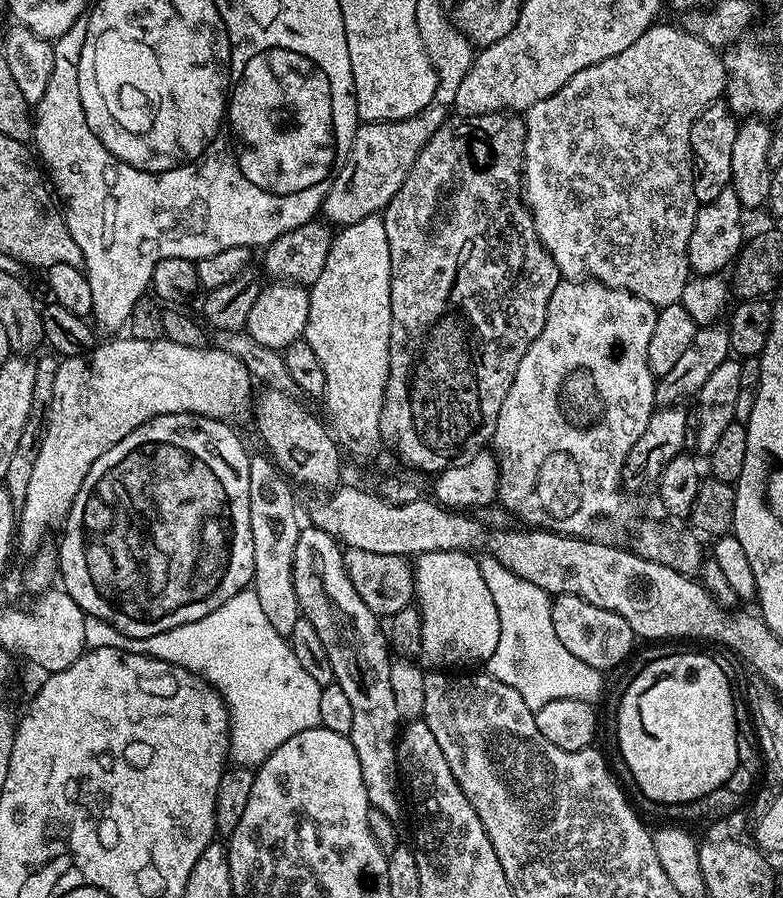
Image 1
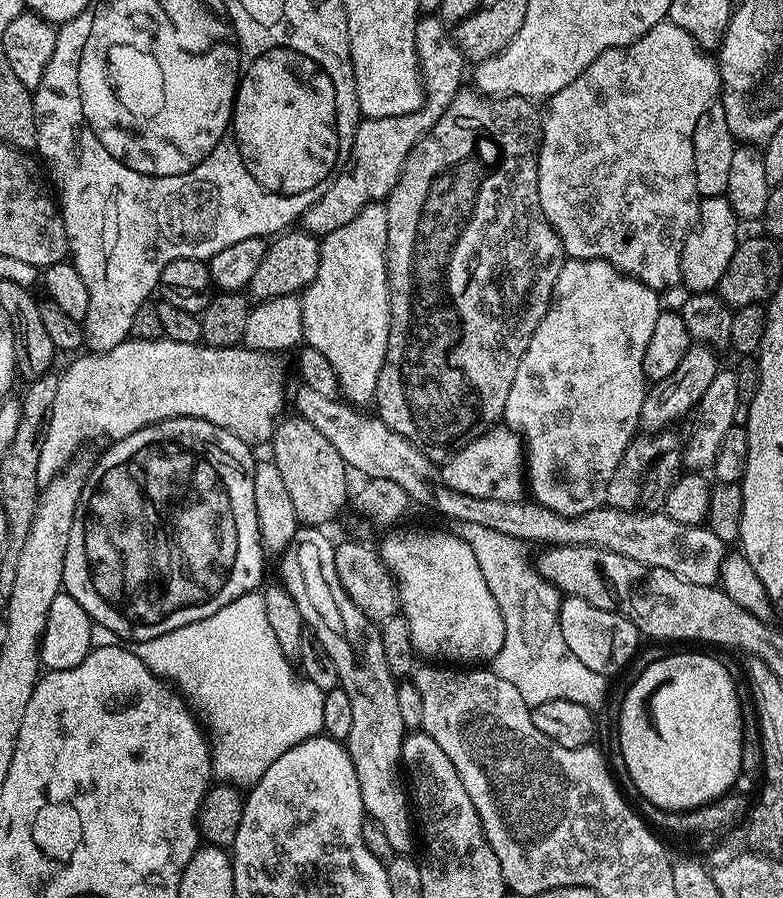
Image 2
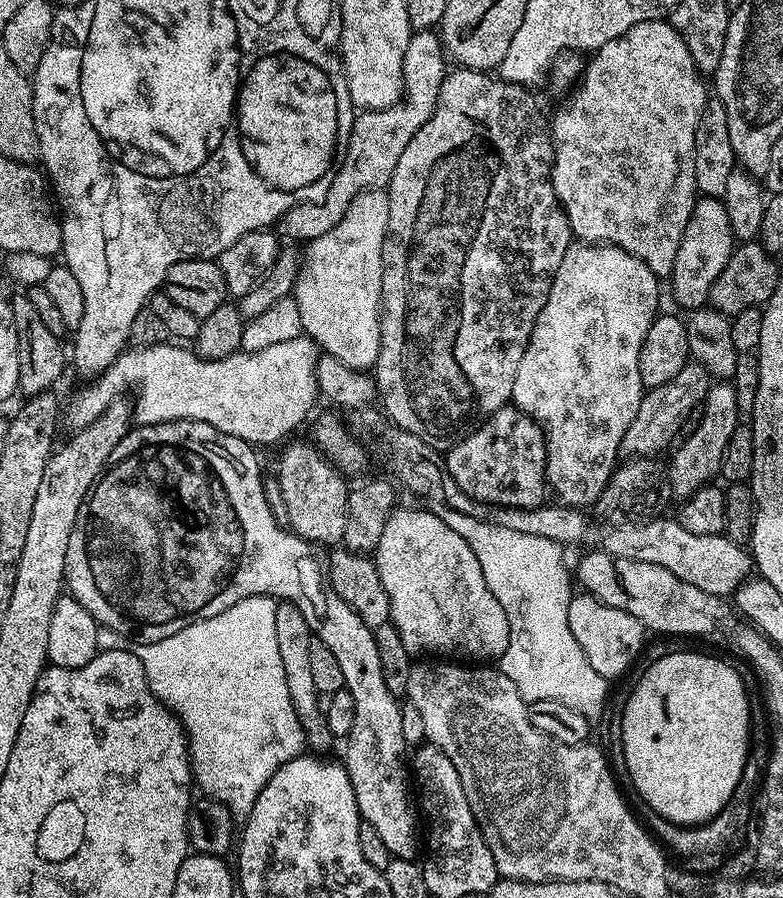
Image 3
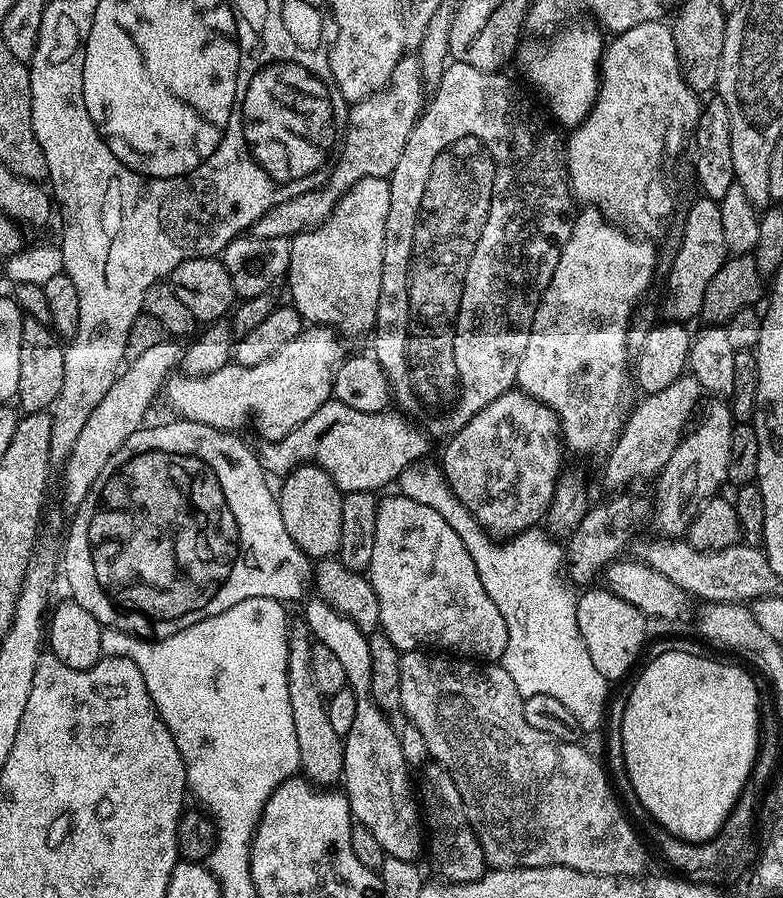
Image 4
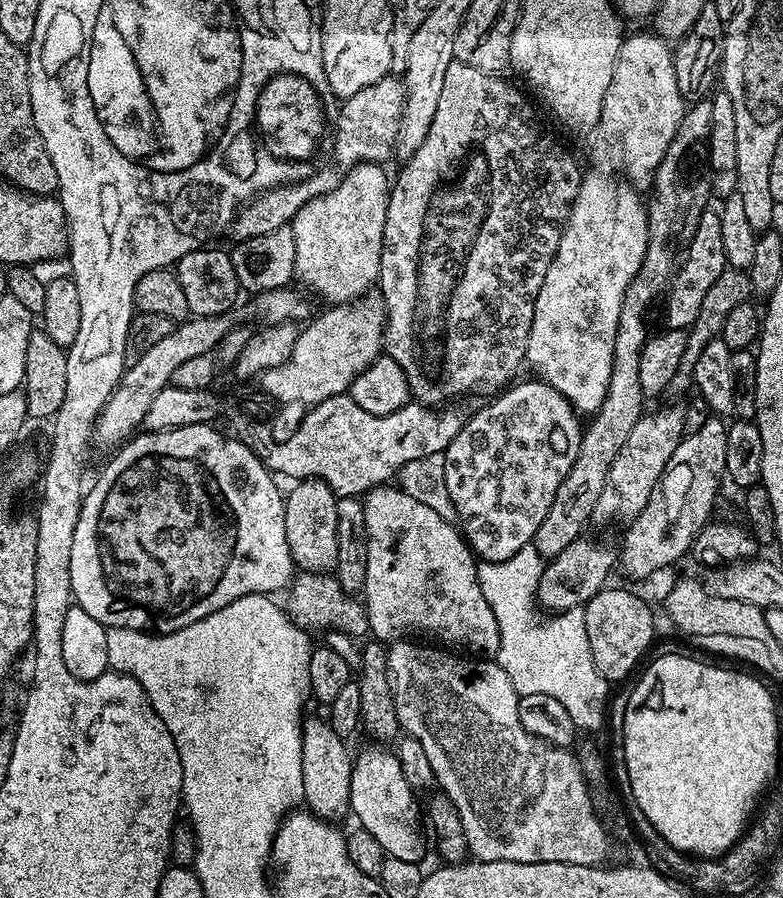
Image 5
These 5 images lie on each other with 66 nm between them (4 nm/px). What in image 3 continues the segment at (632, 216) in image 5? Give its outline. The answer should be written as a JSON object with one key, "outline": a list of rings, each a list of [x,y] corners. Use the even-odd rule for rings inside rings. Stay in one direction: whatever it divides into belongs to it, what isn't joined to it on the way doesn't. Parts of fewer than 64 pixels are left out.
{"outline":[[[573,242],[558,274],[554,274],[546,306],[542,306],[522,362],[518,362],[511,403],[544,431],[544,479],[551,495],[553,492],[567,507],[584,510],[587,504],[595,505],[618,467],[622,438],[626,438],[646,391],[642,374],[638,374],[638,358],[642,342],[661,311],[660,284],[646,262],[613,244]]]}

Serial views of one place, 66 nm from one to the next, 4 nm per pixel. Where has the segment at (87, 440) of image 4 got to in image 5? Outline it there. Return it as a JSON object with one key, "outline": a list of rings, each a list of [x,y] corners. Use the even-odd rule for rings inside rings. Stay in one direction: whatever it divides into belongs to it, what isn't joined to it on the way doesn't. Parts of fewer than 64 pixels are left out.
{"outline":[[[226,312],[223,316],[192,316],[177,323],[162,342],[154,342],[146,351],[139,353],[136,360],[124,369],[124,376],[118,382],[116,389],[110,394],[106,406],[101,410],[99,419],[96,420],[94,429],[95,439],[104,444],[123,443],[143,423],[146,410],[154,402],[154,398],[162,389],[169,387],[174,370],[181,362],[190,358],[207,356],[215,353],[216,345],[232,328],[237,327],[237,313]]]}

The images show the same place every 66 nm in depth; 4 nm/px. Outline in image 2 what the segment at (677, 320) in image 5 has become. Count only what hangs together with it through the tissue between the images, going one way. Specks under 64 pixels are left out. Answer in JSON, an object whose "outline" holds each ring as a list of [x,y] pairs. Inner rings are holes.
{"outline":[[[727,195],[706,196],[701,199],[696,222],[682,246],[680,284],[688,287],[689,293],[719,289],[722,274],[726,274],[726,266],[730,266],[730,258],[734,258],[734,250],[741,235],[739,226],[741,227],[738,217],[734,214]]]}

